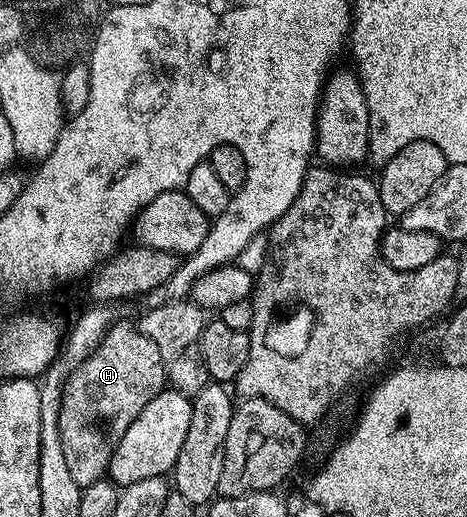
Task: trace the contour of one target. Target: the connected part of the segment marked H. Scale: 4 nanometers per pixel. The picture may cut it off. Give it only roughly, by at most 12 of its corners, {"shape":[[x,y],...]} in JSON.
{"shape":[[114,322],[62,387],[59,440],[81,487],[167,386],[134,323]]}

